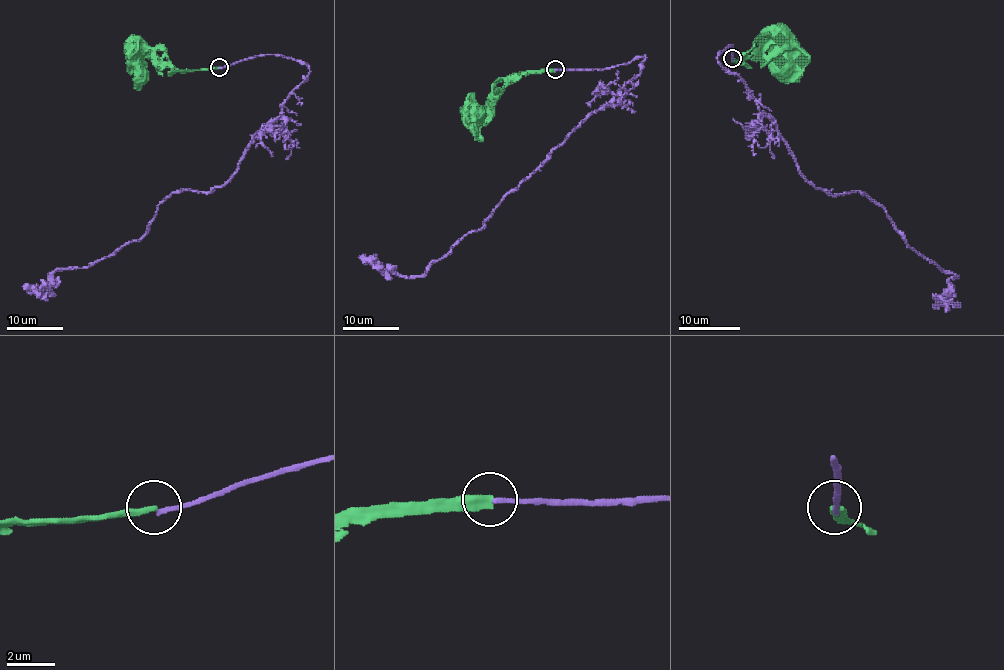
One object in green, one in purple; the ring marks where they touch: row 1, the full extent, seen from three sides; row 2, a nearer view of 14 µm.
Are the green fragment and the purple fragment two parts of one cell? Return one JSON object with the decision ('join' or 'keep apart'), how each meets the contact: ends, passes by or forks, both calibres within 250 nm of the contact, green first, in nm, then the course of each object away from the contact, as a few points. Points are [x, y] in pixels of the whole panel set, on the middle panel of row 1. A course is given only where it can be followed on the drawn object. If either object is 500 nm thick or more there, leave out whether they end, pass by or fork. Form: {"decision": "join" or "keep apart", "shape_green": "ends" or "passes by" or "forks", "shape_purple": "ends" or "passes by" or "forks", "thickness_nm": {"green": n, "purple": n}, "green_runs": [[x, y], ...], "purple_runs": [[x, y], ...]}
{"decision": "keep apart", "shape_green": "ends", "shape_purple": "ends", "thickness_nm": {"green": 340, "purple": 200}, "green_runs": [[555, 69], [514, 73], [474, 114]], "purple_runs": [[555, 69], [610, 69], [645, 57], [638, 74], [510, 192], [484, 224], [423, 274], [401, 277], [358, 257]]}

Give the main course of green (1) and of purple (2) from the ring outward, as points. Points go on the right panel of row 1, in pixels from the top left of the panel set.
1: (731, 58), (736, 62), (753, 46), (759, 48), (771, 40), (781, 42)
2: (731, 58), (731, 45), (719, 63), (738, 74), (813, 186), (865, 194), (908, 246), (957, 277), (936, 297)

